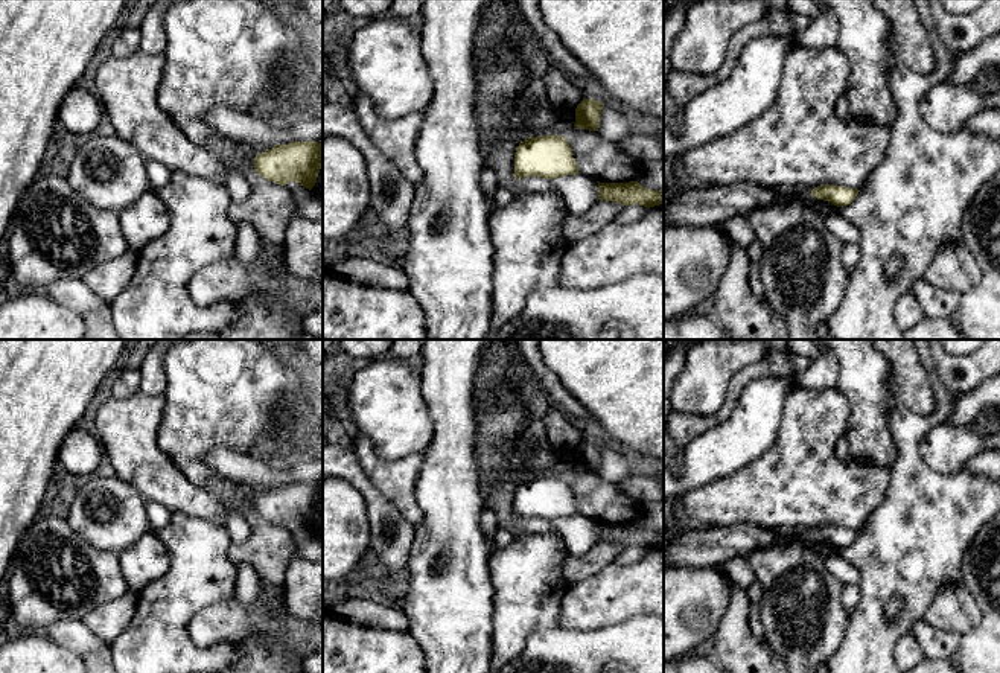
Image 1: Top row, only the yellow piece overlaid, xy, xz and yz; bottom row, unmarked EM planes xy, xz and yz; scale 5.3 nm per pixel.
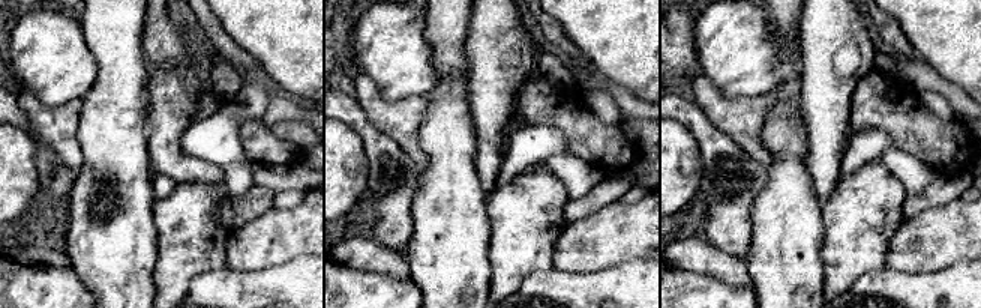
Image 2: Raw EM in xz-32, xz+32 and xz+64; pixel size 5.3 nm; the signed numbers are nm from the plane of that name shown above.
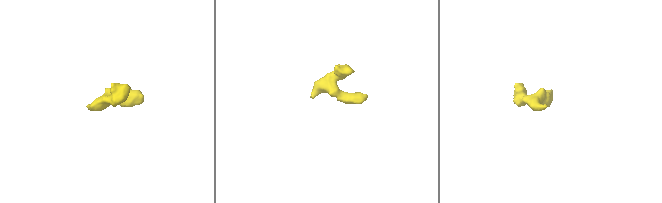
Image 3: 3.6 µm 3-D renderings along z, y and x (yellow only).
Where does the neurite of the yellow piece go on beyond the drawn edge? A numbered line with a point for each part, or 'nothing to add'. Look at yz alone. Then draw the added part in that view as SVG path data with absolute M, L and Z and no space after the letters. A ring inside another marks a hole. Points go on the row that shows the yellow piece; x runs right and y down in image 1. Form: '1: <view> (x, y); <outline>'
nothing to add

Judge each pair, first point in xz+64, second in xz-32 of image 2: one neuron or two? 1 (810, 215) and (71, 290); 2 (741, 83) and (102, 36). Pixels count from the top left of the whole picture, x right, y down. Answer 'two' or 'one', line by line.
1: two
2: two

